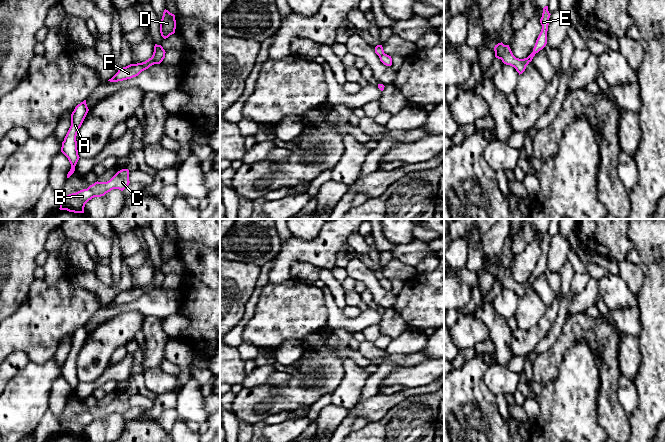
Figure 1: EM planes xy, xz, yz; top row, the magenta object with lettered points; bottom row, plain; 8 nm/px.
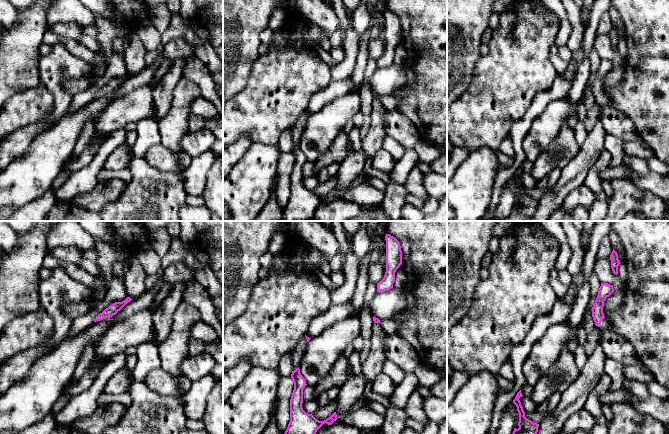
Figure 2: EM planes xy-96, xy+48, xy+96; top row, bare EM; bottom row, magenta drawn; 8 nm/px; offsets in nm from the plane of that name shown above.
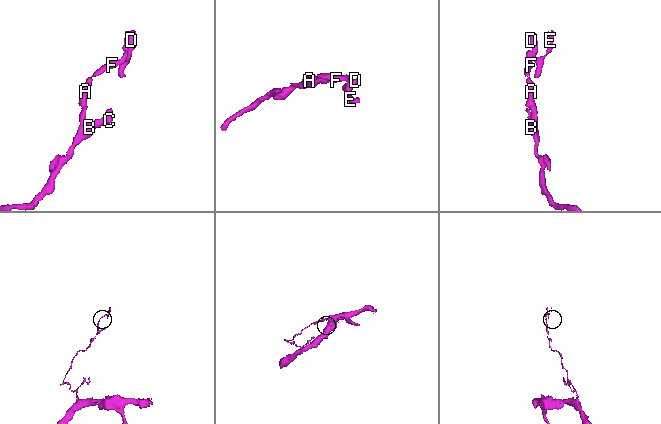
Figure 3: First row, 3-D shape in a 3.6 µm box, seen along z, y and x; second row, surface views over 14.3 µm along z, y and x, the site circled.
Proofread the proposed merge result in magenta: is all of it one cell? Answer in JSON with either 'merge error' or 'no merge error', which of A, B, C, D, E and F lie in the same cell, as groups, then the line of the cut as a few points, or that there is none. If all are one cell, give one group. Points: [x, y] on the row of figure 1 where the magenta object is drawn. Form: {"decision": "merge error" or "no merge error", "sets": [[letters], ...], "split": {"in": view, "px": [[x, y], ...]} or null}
{"decision": "merge error", "sets": [["A", "B", "C", "F"], ["D", "E"]], "split": {"in": "xy", "px": [[159, 45], [153, 57], [154, 63]]}}

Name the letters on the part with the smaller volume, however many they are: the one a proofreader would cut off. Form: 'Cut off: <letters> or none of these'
Cut off: D, E

